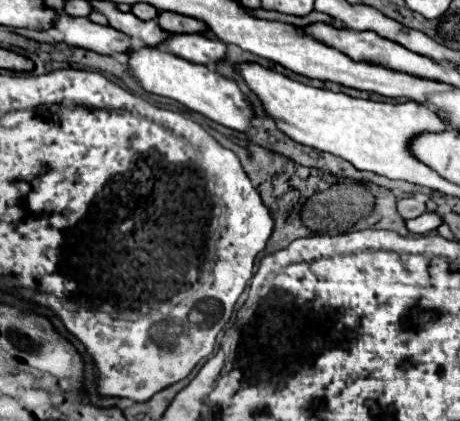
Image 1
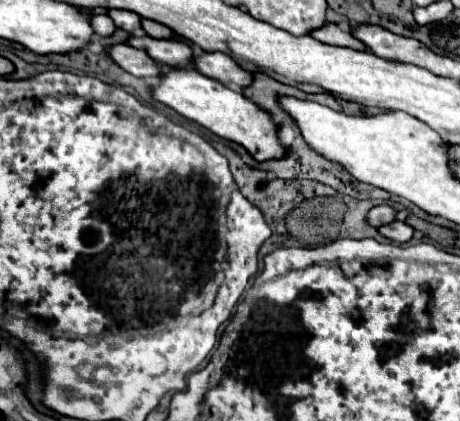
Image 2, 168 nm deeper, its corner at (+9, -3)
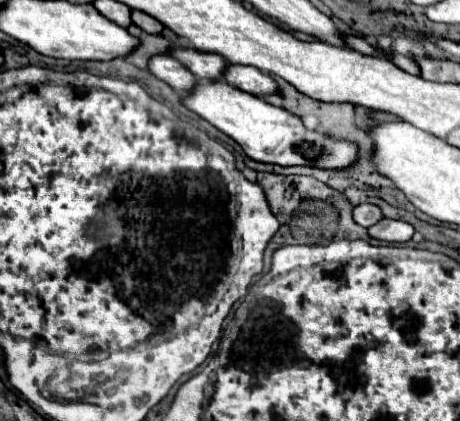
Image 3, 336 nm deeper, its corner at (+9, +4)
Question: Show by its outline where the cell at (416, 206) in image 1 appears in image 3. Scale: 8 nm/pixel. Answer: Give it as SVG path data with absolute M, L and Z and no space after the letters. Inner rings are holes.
M363 203L363 205L357 205L353 209L353 219L363 225L363 227L371 227L375 225L379 219L383 219L383 213L377 205L371 205L371 203Z

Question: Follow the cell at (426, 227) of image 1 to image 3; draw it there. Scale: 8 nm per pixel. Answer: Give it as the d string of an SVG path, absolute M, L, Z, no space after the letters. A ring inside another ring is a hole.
M381 219L373 227L369 227L369 235L379 239L379 241L389 241L389 243L405 243L413 237L415 229L413 225L397 219Z

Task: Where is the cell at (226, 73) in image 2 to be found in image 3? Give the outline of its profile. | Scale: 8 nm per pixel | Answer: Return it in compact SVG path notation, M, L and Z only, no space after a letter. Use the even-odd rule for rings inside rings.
M227 63L221 79L225 83L241 89L241 91L251 93L251 95L271 95L271 93L275 93L275 81L271 79L271 75L267 75L267 73L263 73L255 67L249 67L249 65Z

